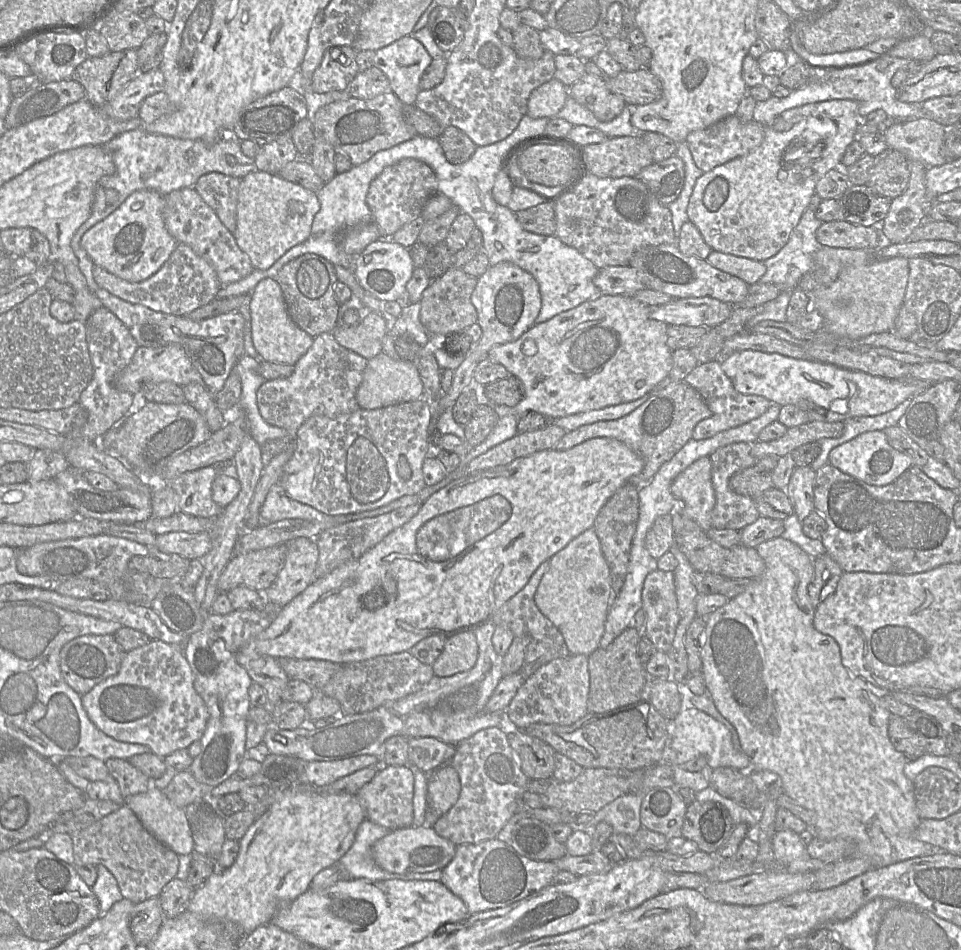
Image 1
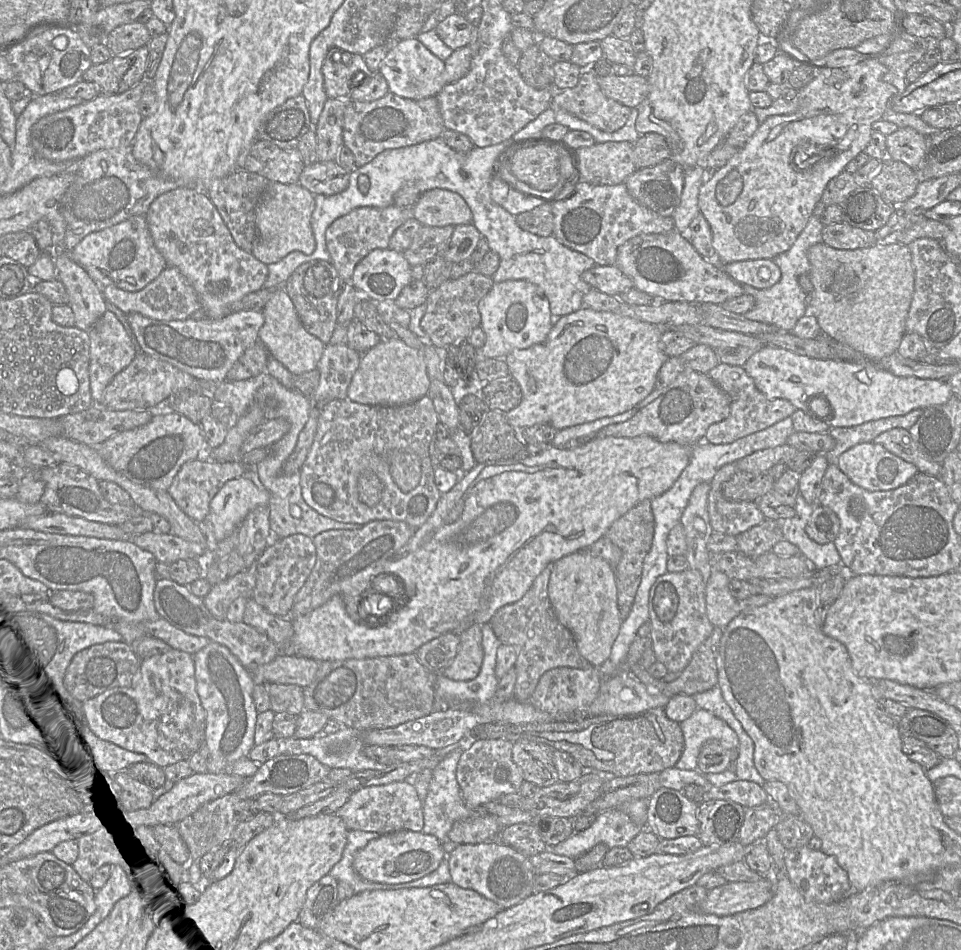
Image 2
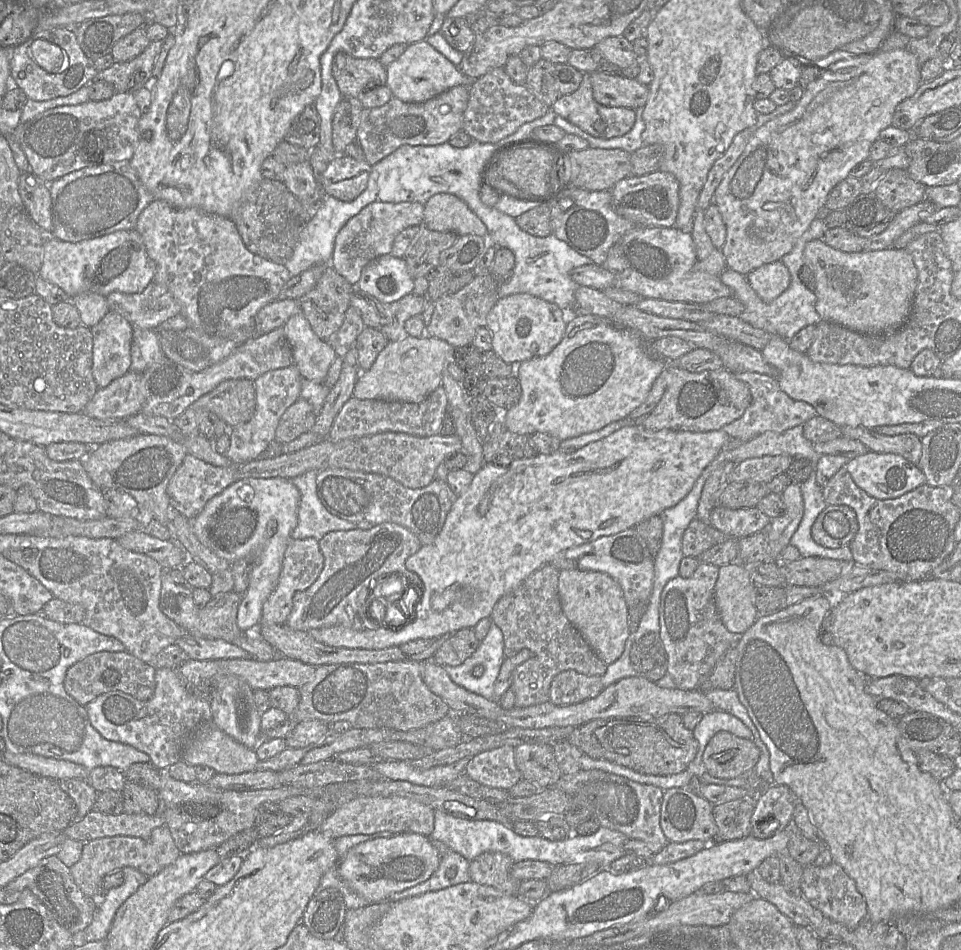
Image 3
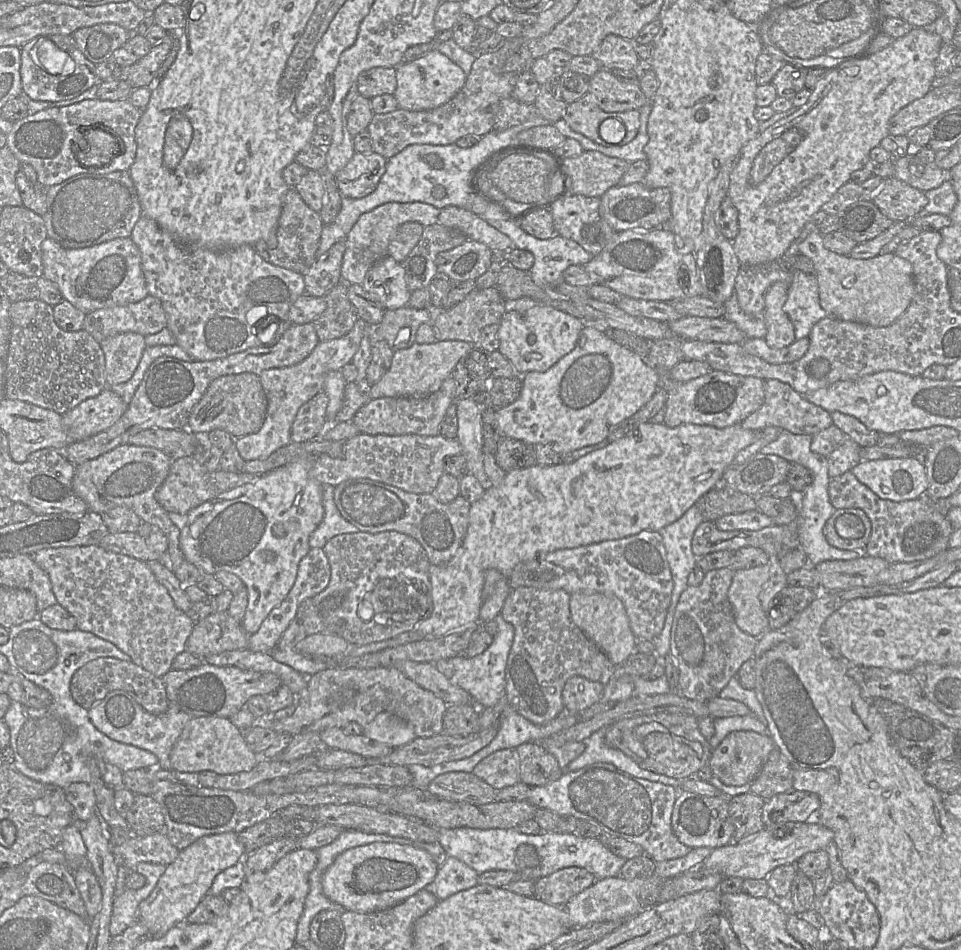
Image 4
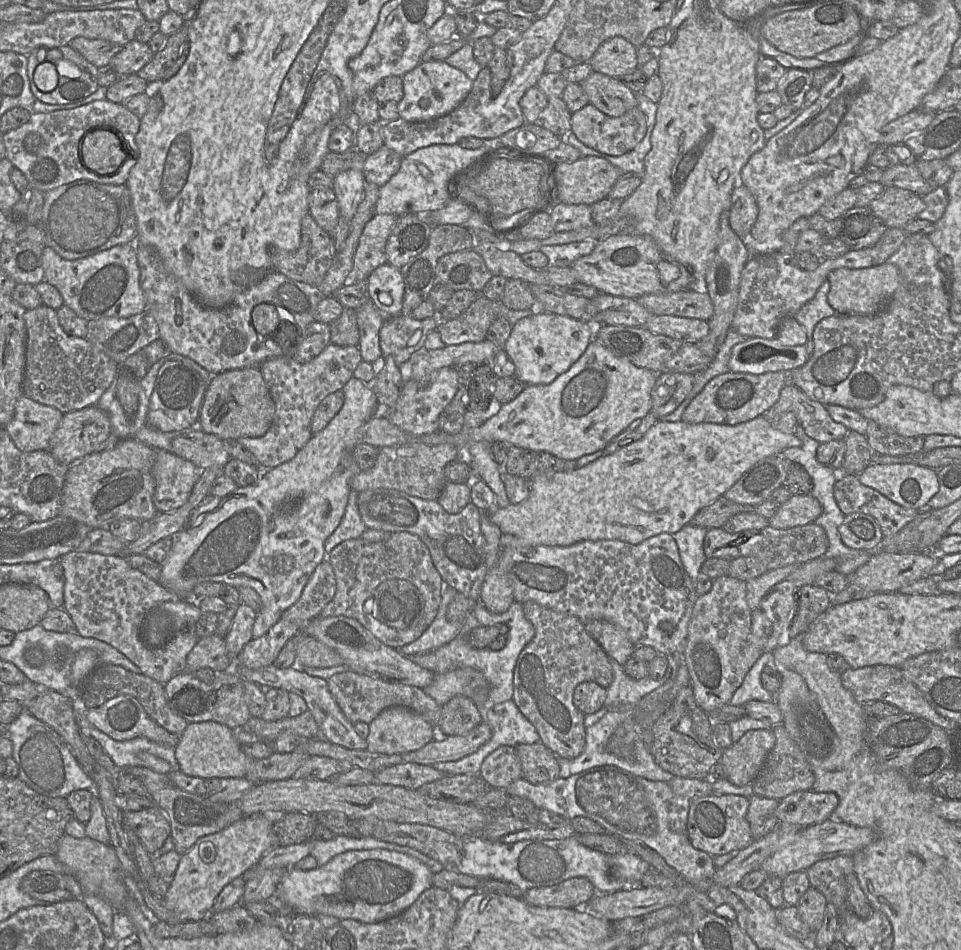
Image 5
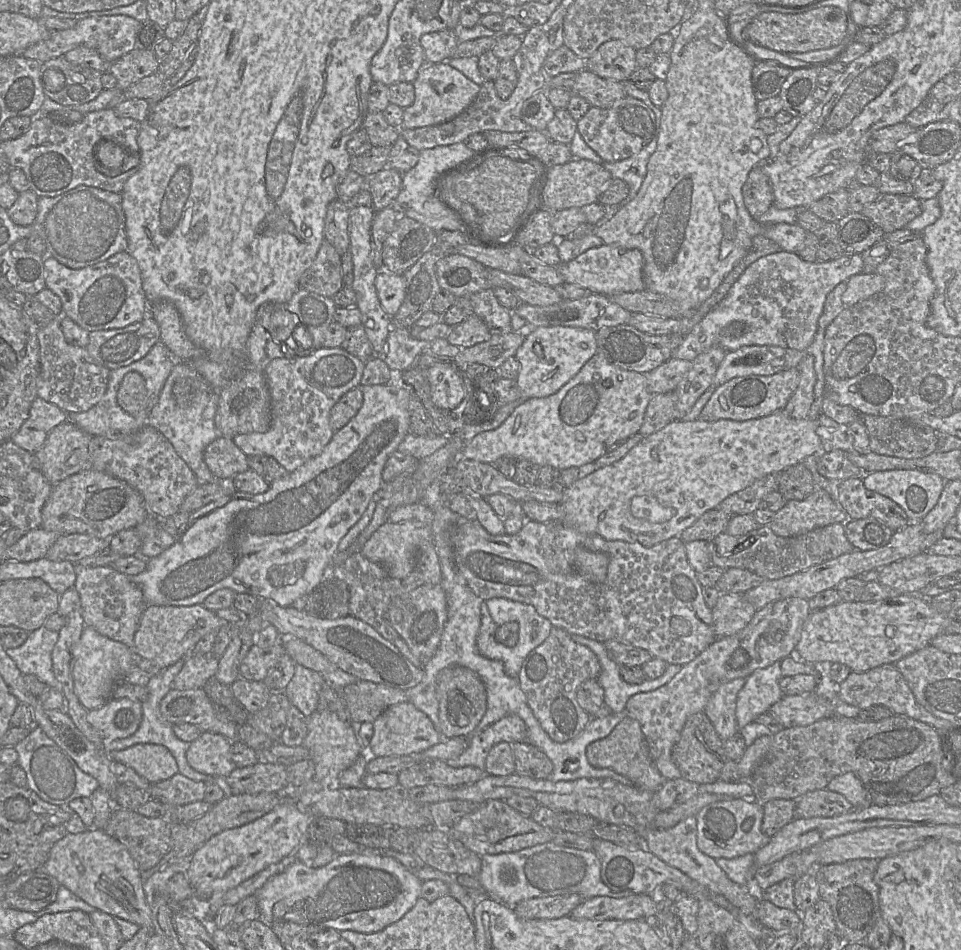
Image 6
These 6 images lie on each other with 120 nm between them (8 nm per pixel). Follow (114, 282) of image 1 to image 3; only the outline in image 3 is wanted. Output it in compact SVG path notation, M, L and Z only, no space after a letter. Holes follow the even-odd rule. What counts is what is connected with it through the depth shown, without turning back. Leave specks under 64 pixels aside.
M154 281L140 293L112 292L106 300L109 311L119 313L132 326L148 330L181 313L172 293Z

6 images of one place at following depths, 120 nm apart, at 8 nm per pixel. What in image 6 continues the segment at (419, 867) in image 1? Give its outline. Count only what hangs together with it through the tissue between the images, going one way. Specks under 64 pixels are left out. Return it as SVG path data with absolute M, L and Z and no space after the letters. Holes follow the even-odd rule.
M352 853L337 855L321 868L296 861L271 877L254 895L260 909L260 920L269 927L275 921L289 921L306 927L368 934L385 929L409 912L420 897L422 884L414 871L393 857Z

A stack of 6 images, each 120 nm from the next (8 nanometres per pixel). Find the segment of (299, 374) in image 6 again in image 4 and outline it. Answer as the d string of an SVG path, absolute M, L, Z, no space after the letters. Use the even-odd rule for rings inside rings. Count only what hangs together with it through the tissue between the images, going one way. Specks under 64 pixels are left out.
M359 318L346 335L326 342L319 342L301 362L289 367L263 370L260 373L260 382L267 398L267 413L258 432L235 440L235 447L245 461L264 460L277 449L291 443L291 427L299 408L315 395L323 392L327 373L339 371L344 365L351 363L367 332L367 324Z

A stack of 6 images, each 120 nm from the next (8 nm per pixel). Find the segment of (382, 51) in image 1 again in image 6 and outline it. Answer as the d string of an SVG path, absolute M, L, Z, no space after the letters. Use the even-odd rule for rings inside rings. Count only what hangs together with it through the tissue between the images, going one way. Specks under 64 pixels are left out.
M447 62L425 64L413 81L415 99L403 111L403 129L438 125L461 114L477 97L480 86Z

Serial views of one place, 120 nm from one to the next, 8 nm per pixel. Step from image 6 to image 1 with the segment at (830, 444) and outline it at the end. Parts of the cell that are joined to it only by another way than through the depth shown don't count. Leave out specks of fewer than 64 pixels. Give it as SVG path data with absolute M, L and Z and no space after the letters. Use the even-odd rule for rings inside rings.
M718 360L698 364L683 381L699 392L712 413L710 417L701 420L695 426L692 436L695 440L711 438L719 432L756 419L763 415L773 404L763 396L738 392L733 386L730 378L722 370L721 363Z

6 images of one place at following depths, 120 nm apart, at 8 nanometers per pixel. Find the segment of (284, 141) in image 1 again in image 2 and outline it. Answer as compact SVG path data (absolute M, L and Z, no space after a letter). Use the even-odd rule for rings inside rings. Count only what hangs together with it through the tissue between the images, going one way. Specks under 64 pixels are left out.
M297 148L282 150L277 157L265 162L262 175L269 182L294 184L299 182L299 177L305 165Z

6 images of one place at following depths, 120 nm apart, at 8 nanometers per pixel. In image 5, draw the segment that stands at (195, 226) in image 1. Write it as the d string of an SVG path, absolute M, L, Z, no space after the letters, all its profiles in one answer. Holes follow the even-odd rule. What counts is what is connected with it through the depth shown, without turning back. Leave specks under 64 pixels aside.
M135 241L134 245L140 268L140 285L146 298L145 310L155 318L161 340L172 352L193 359L212 375L228 370L260 368L268 359L284 356L278 343L272 339L273 334L263 336L255 330L251 313L256 305L267 303L278 307L281 319L297 328L295 341L298 344L305 337L305 328L315 321L318 304L326 297L316 286L292 280L273 270L258 283L239 293L226 307L209 308L165 268L162 259L152 247L139 241Z

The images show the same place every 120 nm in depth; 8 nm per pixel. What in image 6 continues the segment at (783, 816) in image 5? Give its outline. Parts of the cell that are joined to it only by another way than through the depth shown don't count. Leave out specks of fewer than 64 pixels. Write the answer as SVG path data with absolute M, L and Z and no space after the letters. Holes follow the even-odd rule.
M827 789L808 792L795 800L795 819L839 816L854 810L841 794Z

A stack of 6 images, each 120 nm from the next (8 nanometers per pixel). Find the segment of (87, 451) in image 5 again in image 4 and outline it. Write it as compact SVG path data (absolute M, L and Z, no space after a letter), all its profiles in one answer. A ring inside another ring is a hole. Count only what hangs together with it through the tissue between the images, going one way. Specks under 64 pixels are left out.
M109 388L62 415L69 444L95 436L120 420L128 405Z

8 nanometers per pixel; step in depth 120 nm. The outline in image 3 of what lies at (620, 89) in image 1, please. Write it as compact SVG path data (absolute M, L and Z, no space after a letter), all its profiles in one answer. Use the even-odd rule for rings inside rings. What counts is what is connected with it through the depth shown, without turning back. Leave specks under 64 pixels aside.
M595 71L590 74L594 99L607 107L638 109L648 98L648 86L636 79Z

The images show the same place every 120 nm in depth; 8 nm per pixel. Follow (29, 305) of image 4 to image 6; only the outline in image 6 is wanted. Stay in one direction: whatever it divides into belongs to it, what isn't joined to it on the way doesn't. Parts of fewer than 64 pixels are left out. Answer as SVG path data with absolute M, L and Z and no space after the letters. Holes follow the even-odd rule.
M59 318L38 327L40 372L37 396L57 405L68 415L88 411L104 396L110 370L96 362L84 347L69 344L63 335Z

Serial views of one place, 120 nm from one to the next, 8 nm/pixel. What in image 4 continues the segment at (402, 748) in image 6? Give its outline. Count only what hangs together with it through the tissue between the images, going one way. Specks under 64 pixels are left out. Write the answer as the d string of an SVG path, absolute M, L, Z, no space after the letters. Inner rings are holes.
M389 712L378 714L363 728L362 734L393 749L408 744L416 738L413 728L406 721Z

